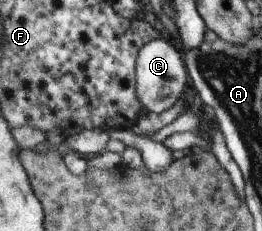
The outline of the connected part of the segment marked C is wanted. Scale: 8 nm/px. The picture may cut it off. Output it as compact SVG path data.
M152 39L138 50L135 60L135 93L145 112L168 110L186 91L186 69L180 55L167 39Z

